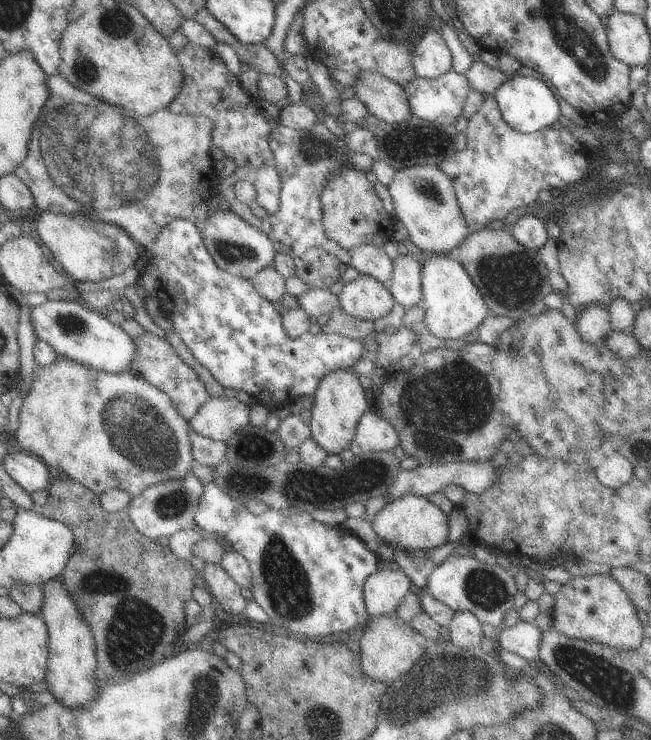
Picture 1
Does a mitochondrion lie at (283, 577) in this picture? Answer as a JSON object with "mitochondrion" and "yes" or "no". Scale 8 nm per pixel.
{"mitochondrion":"yes"}

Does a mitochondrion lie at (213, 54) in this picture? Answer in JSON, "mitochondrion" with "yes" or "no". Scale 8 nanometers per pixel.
{"mitochondrion":"no"}

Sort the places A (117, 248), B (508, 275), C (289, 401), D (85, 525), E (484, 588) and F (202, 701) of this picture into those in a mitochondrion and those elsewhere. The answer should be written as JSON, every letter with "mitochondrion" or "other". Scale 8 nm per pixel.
{"A":"mitochondrion","B":"mitochondrion","C":"other","D":"other","E":"mitochondrion","F":"mitochondrion"}

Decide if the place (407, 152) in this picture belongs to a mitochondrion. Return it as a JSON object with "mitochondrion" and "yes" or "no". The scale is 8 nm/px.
{"mitochondrion":"yes"}

